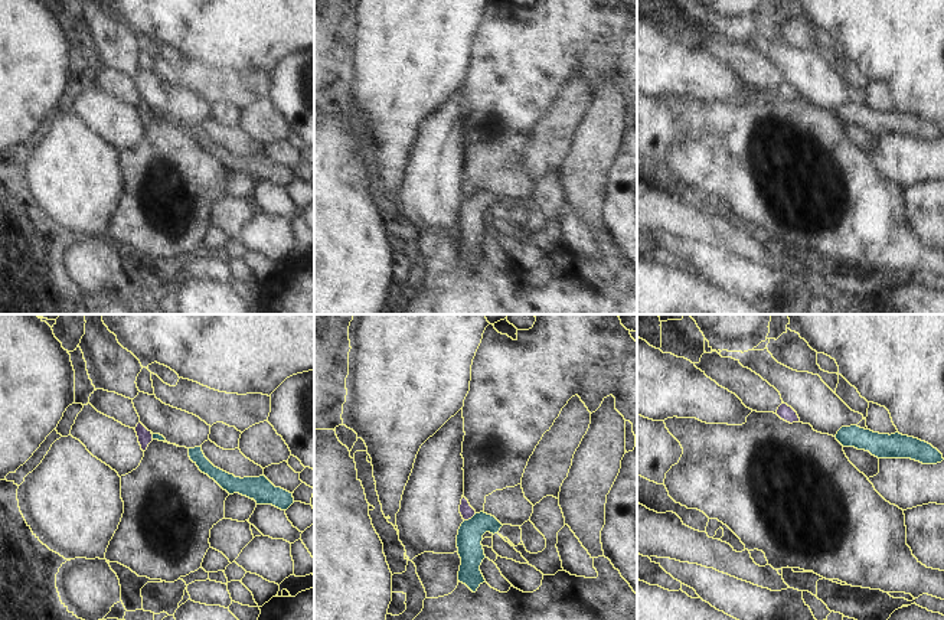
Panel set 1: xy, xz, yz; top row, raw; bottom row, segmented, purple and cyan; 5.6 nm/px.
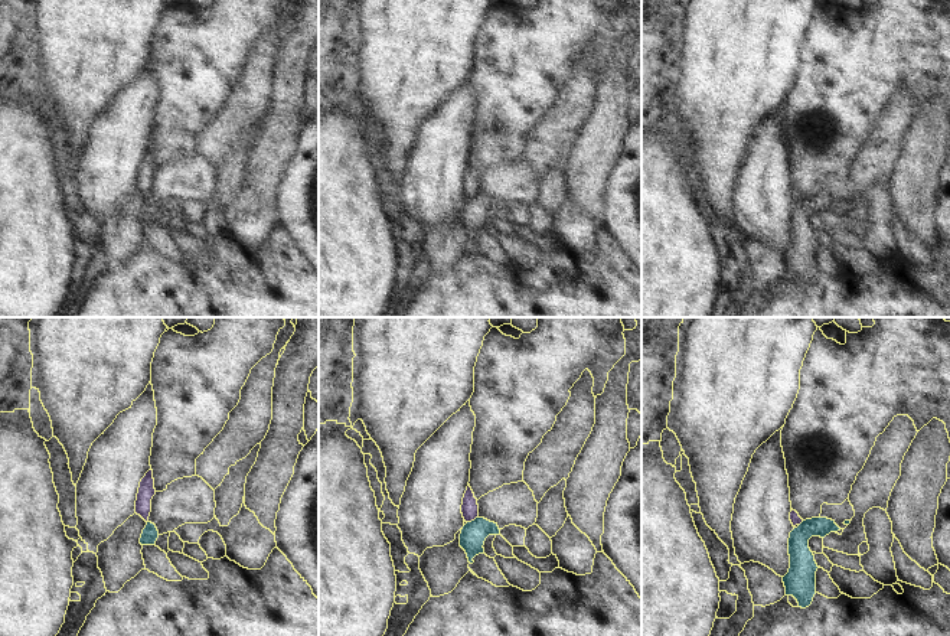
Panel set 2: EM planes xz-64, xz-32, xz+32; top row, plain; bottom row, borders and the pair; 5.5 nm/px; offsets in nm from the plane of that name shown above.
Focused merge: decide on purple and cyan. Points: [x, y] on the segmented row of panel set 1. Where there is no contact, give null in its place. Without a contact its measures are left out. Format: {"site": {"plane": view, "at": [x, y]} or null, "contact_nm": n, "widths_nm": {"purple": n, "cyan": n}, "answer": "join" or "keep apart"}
{"site": {"plane": "xz", "at": [470, 518]}, "contact_nm": 80, "widths_nm": {"purple": 80, "cyan": 140}, "answer": "keep apart"}

